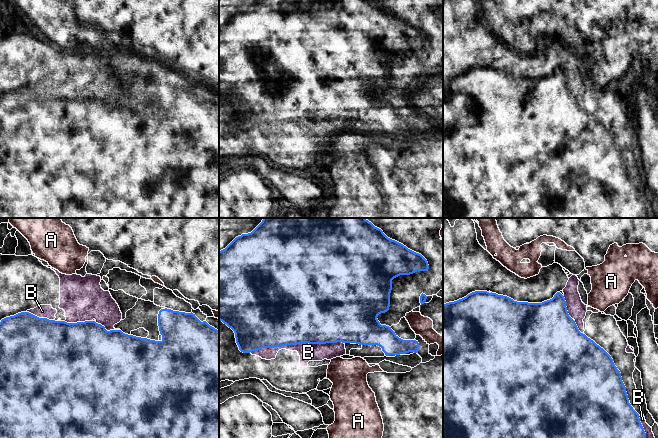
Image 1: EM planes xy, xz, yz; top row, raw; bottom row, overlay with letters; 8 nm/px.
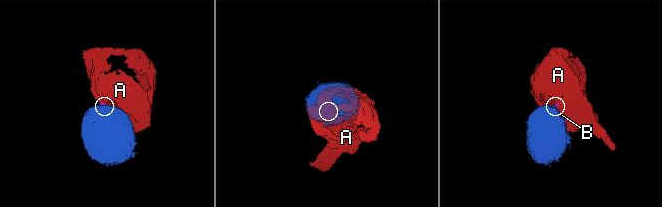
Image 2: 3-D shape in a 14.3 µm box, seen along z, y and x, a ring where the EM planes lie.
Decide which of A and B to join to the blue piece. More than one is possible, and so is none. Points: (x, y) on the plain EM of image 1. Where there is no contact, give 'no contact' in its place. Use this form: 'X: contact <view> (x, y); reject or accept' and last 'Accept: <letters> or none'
A: contact xz (426, 74); reject
B: contact xz (296, 120); accept
Accept: B

